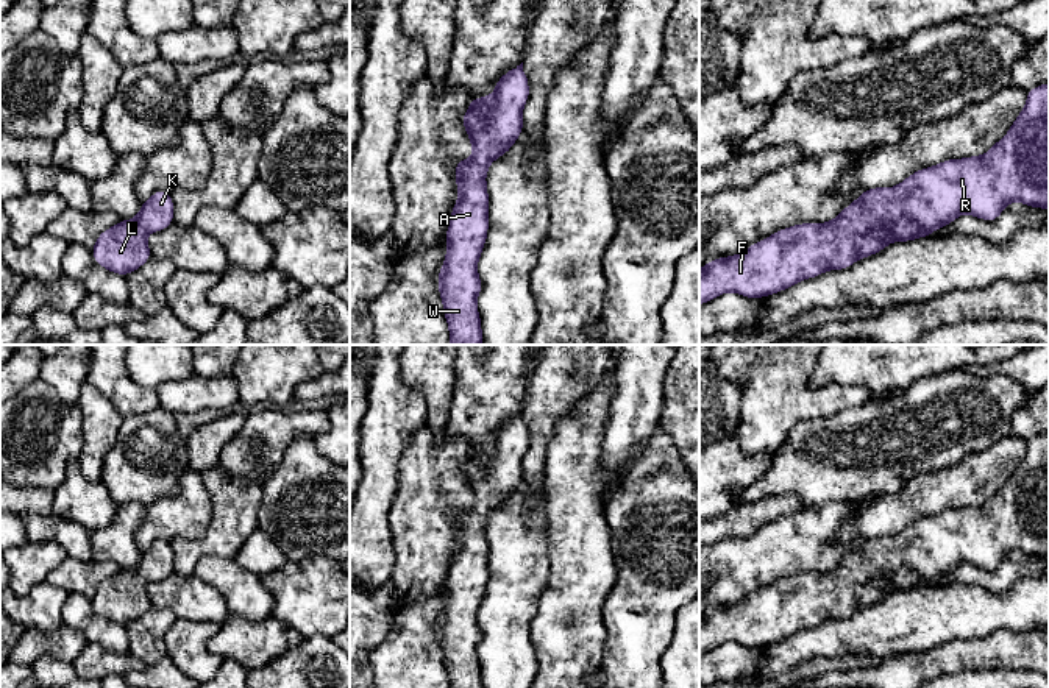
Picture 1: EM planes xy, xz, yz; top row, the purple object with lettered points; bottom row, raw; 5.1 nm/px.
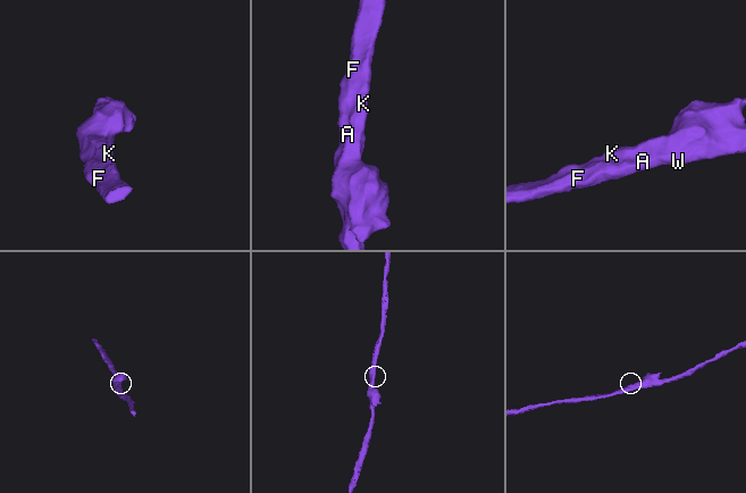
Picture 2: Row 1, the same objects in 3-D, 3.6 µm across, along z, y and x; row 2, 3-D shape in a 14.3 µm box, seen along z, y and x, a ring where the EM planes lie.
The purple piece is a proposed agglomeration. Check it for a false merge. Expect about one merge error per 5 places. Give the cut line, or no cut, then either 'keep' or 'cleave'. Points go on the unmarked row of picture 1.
no cut; keep

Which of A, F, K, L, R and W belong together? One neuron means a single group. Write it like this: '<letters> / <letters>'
A F K L R W

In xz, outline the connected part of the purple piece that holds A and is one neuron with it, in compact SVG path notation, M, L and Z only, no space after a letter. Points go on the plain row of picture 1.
M523 412L504 423L489 446L470 449L462 474L470 487L475 502L471 507L456 512L456 537L459 548L446 579L446 605L439 621L439 643L450 679L450 688L482 688L481 666L476 649L482 640L478 624L478 610L484 599L489 580L489 541L485 524L490 513L506 504L523 481L523 457L529 448L529 432Z

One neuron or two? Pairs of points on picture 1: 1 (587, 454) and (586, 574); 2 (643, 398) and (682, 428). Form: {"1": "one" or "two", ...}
{"1": "one", "2": "two"}

